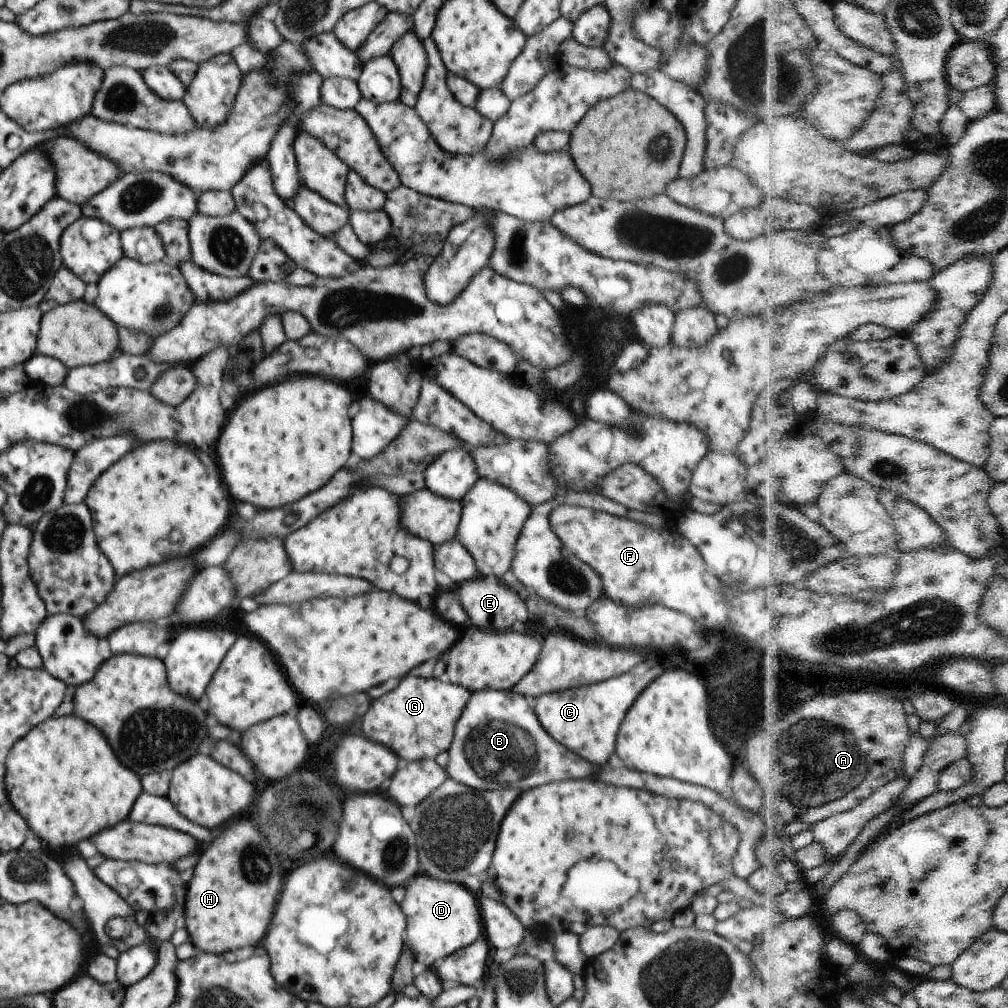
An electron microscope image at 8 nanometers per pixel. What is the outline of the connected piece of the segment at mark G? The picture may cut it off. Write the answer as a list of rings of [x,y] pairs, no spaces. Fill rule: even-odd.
[[[406,676],[400,686],[376,700],[374,708],[362,717],[362,732],[366,738],[394,750],[403,763],[436,757],[448,751],[453,742],[456,724],[470,700],[470,693],[461,685],[440,680],[420,680]]]

